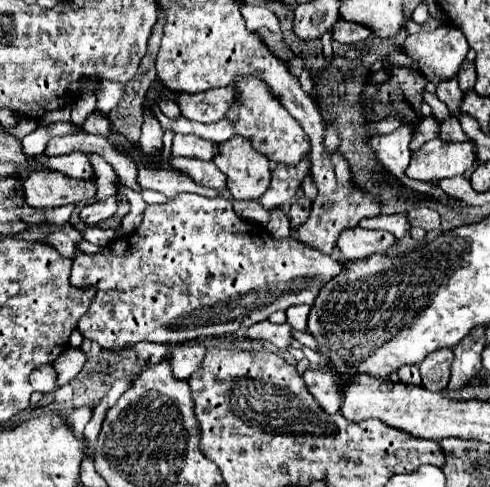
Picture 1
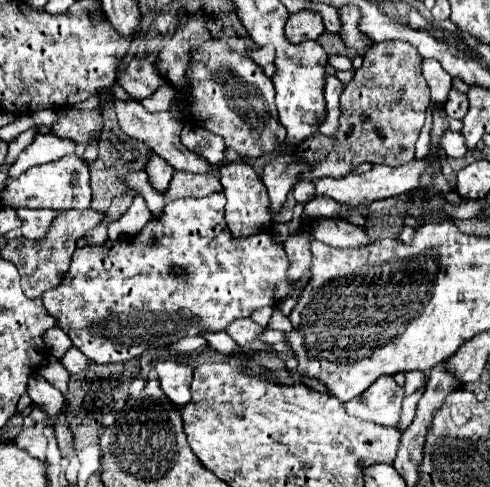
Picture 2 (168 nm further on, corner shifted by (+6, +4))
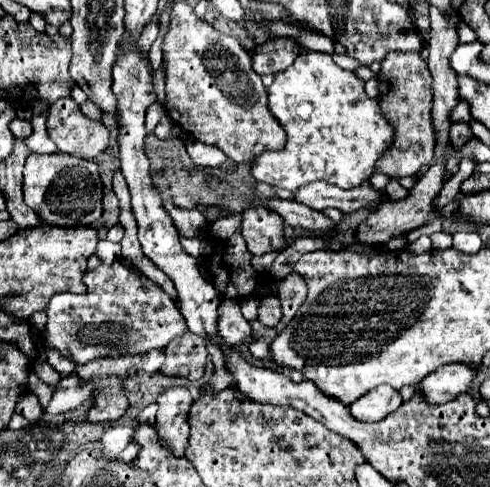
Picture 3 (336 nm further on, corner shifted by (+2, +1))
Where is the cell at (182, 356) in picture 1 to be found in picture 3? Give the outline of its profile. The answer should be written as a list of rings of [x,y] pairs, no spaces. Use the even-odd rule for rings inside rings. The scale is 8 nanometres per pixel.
[[[167,387],[159,393],[157,427],[163,445],[175,455],[183,455],[189,437],[187,415],[191,409],[191,393],[187,387]]]

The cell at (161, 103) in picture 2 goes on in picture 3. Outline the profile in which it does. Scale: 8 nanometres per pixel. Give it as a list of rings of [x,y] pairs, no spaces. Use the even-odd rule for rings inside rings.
[[[153,103],[153,107],[149,107],[147,111],[147,119],[145,119],[145,125],[147,125],[147,131],[153,133],[153,129],[157,127],[157,123],[161,121],[161,117],[165,117],[165,109],[161,103]]]

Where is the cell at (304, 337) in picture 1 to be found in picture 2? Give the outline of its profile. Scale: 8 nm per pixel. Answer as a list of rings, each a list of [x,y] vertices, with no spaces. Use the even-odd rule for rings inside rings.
[[[273,306],[273,316],[271,316],[271,320],[269,320],[269,328],[279,330],[279,332],[283,332],[283,334],[287,334],[287,332],[293,330],[289,318],[283,316],[283,312],[281,312],[277,306]]]

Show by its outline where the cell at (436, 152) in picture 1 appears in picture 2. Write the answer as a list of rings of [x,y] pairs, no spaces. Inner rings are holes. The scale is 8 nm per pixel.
[[[411,160],[403,166],[391,168],[385,164],[375,164],[373,170],[365,174],[347,174],[343,178],[317,178],[313,180],[315,184],[315,194],[313,196],[329,196],[337,200],[339,204],[349,204],[349,206],[359,206],[359,204],[373,204],[377,200],[387,200],[399,194],[405,194],[413,188],[417,188],[421,174],[425,172],[429,164],[425,160]]]

